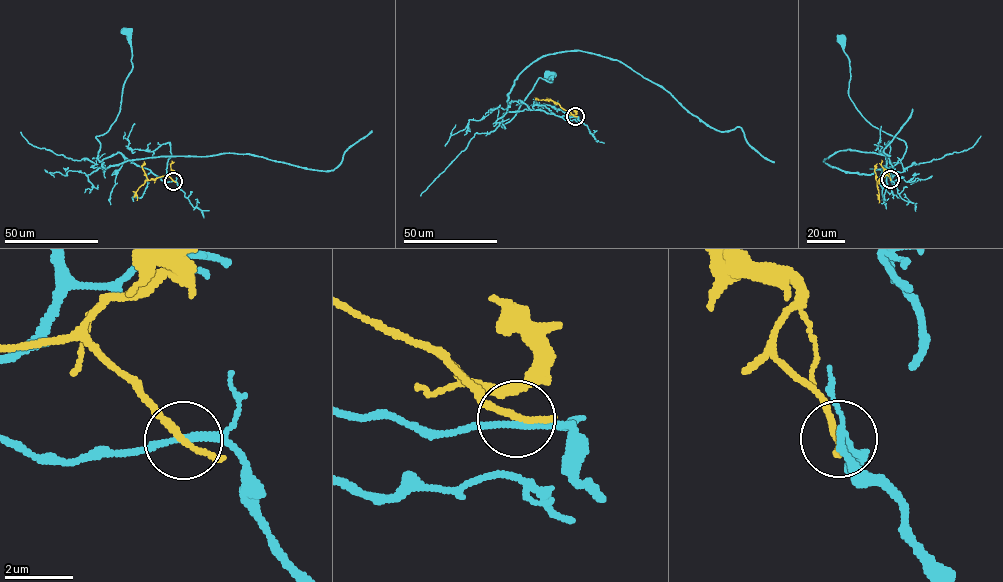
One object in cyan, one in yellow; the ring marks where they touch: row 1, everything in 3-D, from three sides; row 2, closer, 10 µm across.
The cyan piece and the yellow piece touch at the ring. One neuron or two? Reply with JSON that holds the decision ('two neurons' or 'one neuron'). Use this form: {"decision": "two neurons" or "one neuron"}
{"decision": "two neurons"}

